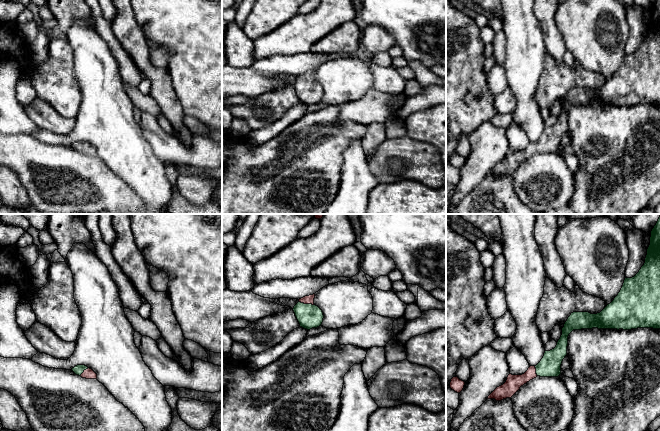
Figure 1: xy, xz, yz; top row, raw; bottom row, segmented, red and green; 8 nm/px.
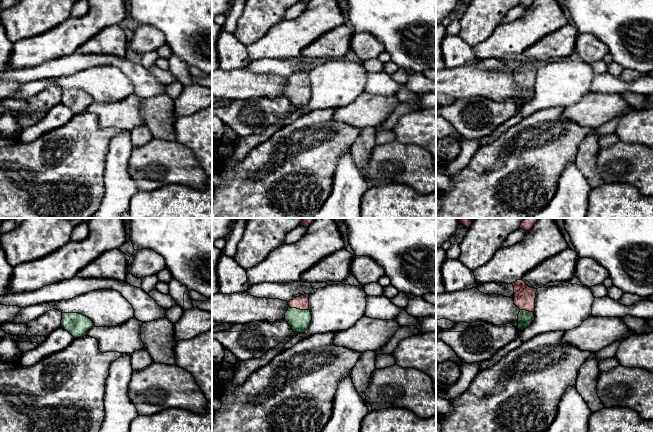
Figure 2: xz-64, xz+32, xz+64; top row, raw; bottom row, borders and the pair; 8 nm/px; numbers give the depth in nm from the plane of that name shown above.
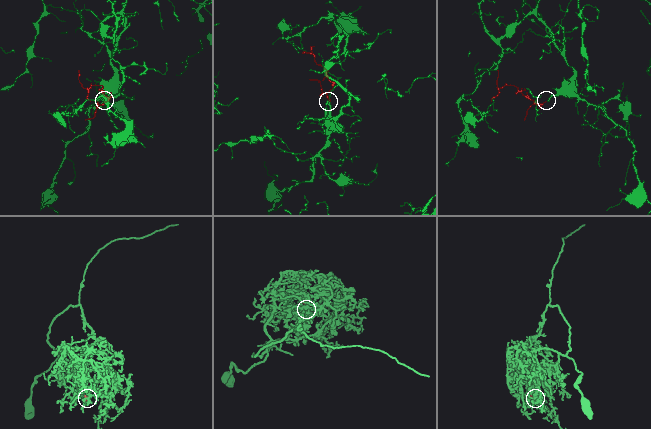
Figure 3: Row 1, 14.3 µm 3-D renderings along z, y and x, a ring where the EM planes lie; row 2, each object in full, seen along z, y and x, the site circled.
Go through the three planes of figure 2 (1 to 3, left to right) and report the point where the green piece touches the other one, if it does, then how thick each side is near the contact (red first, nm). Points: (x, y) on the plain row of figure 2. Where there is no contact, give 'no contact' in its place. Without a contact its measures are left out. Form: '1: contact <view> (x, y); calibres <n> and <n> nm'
1: no contact
2: contact xz+32 (299, 84); calibres 110 and 180 nm
3: contact xz+64 (526, 86); calibres 180 and 110 nm

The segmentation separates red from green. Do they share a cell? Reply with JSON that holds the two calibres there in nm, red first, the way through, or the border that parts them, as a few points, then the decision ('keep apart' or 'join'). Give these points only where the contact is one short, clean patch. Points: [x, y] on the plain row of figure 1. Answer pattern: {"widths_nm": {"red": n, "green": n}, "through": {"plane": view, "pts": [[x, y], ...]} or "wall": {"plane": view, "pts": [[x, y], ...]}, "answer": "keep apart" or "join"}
{"widths_nm": {"red": 70, "green": 200}, "through": {"plane": "xz", "pts": [[309, 75], [306, 79], [306, 88], [309, 92]]}, "answer": "join"}

